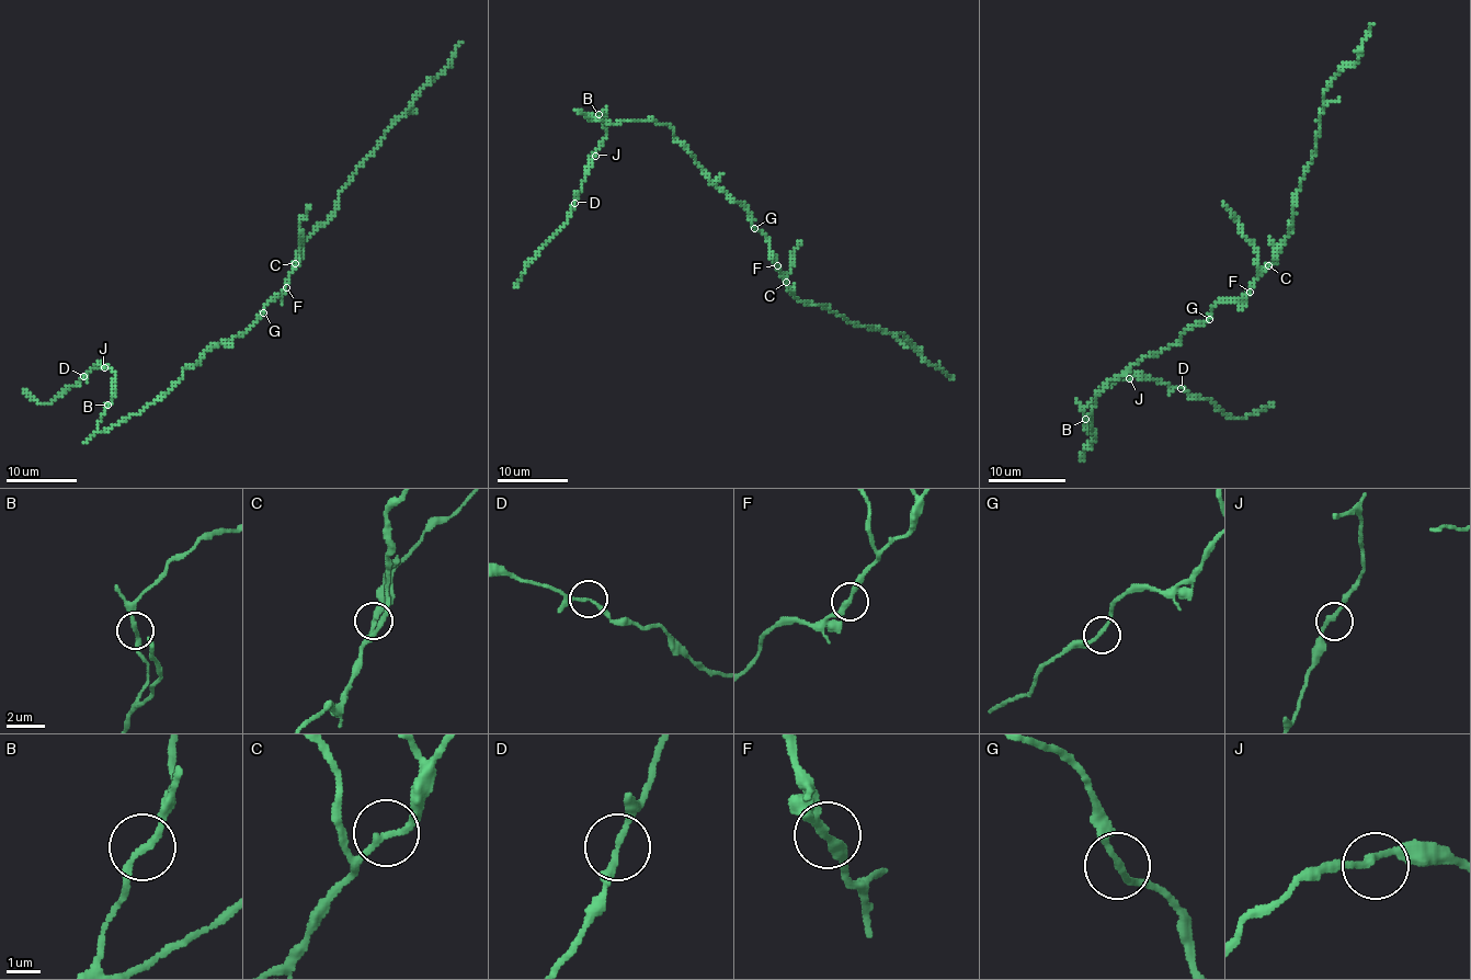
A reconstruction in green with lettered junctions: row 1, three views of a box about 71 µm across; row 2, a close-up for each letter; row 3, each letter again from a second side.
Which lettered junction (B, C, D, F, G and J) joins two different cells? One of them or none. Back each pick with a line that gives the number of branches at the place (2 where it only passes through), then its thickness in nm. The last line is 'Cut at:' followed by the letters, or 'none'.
Cut at: none

